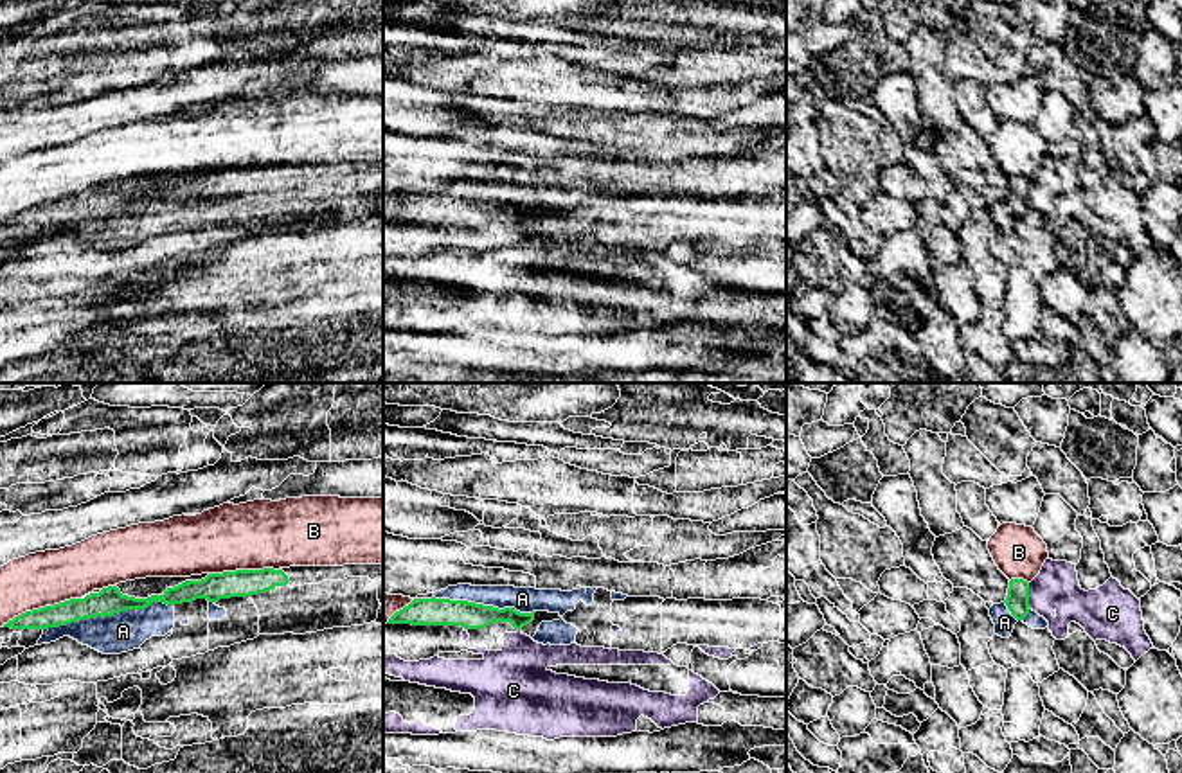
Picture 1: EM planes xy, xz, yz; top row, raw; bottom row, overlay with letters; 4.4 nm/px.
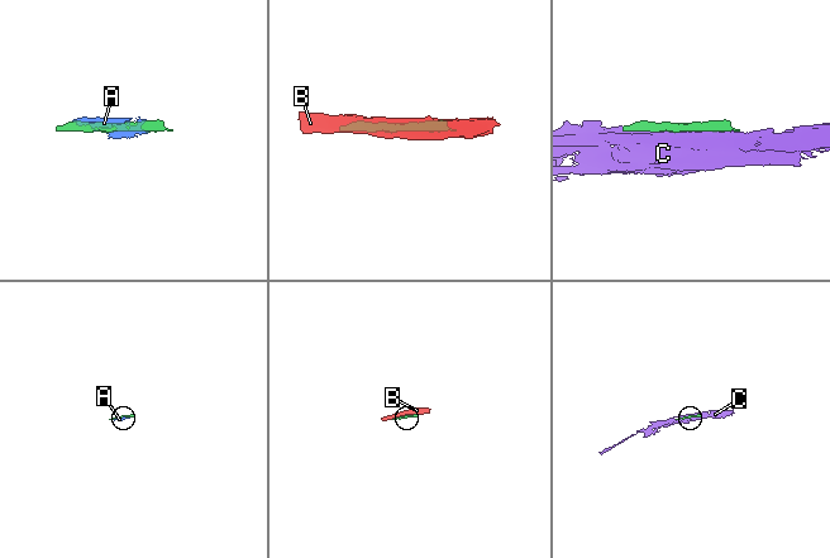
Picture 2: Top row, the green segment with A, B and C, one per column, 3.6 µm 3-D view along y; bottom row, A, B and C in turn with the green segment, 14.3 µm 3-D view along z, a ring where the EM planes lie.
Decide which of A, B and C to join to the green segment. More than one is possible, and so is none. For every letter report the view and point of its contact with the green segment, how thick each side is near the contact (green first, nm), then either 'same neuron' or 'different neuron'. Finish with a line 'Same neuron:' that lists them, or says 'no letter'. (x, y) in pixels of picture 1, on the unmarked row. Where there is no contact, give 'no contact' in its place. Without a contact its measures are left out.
A: meets green in xy at (107, 213); 120 nm thick on the green side, 180 nm on the other; same neuron
B: meets green in xy at (40, 205); 110 nm thick on the green side, 240 nm on the other; different neuron
C: meets green in yz at (1028, 193); 110 nm thick on the green side, 200 nm on the other; different neuron
Same neuron: A

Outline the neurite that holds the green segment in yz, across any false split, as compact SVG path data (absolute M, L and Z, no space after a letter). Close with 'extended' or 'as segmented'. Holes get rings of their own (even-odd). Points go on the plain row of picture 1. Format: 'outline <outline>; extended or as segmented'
outline M1011 176L1007 194L1000 201L989 205L989 214L995 221L995 232L1009 235L1015 221L1022 218L1033 227L1045 227L1049 219L1029 205L1029 180L1024 176Z; extended

